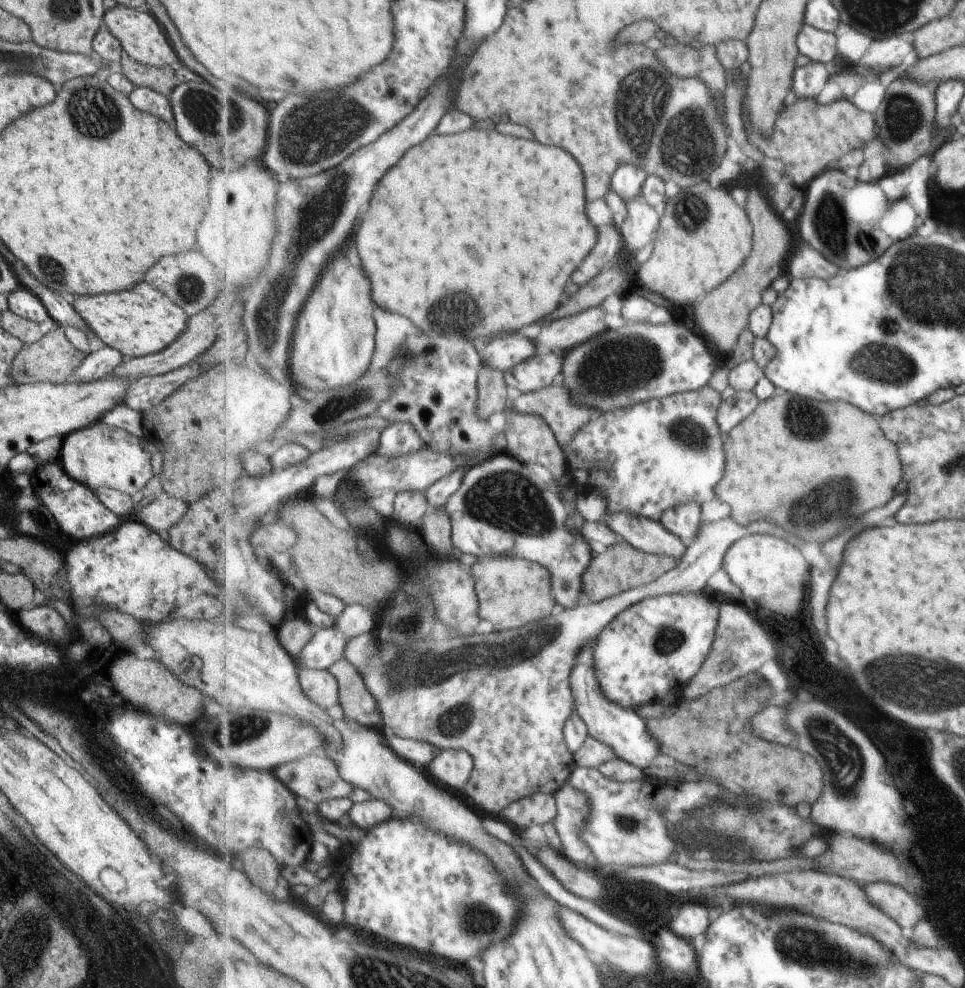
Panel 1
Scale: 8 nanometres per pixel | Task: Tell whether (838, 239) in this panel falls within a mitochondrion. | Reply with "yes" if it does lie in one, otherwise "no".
yes

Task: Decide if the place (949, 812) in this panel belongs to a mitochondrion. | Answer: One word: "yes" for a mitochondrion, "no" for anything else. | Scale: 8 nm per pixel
yes

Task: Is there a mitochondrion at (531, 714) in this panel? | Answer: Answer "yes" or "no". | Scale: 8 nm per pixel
no

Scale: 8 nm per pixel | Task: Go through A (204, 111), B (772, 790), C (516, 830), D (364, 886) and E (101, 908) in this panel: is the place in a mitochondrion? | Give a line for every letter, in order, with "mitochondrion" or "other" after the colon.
A: mitochondrion
B: other
C: other
D: other
E: other

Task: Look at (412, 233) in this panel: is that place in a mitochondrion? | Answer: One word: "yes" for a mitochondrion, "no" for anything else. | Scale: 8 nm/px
no

